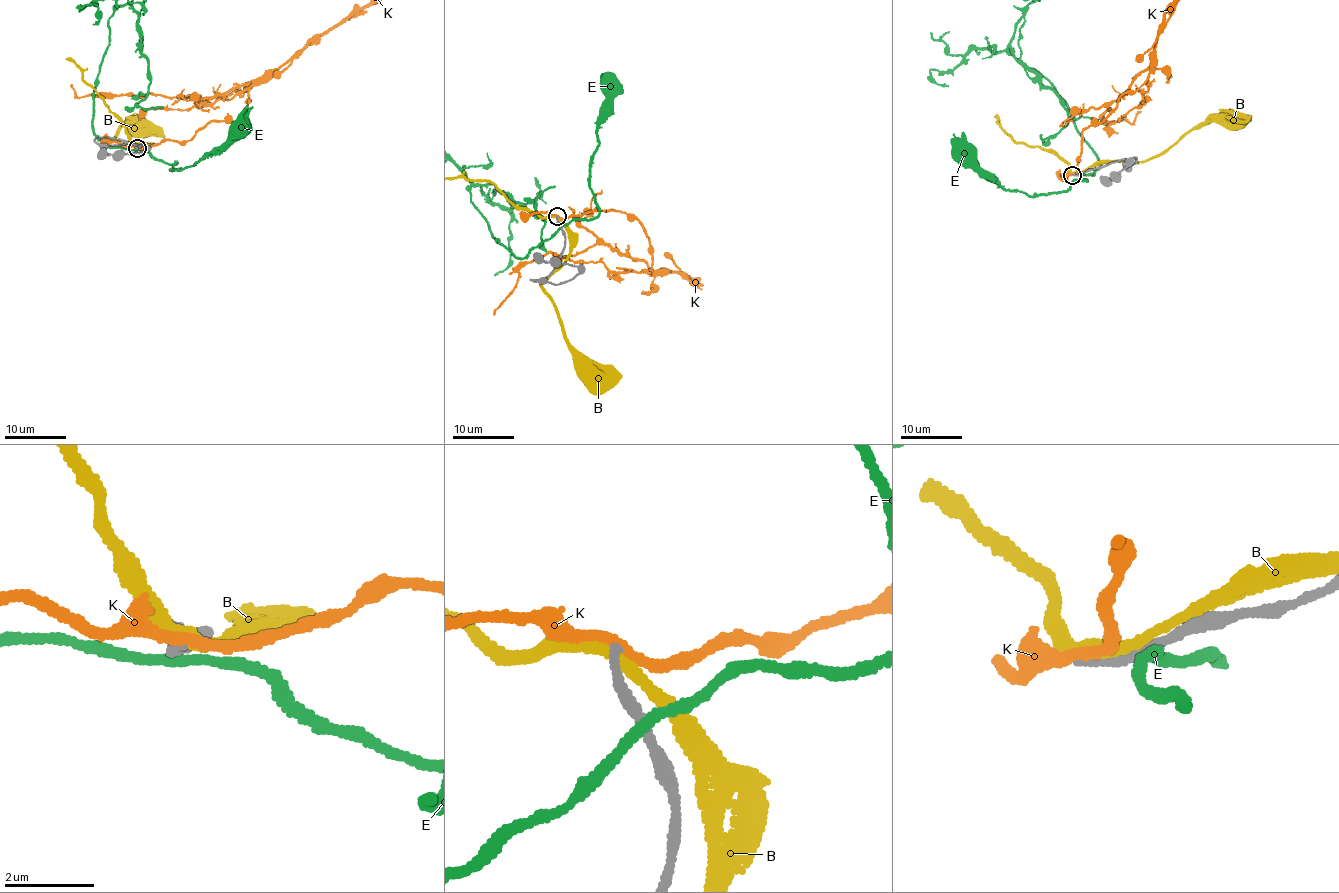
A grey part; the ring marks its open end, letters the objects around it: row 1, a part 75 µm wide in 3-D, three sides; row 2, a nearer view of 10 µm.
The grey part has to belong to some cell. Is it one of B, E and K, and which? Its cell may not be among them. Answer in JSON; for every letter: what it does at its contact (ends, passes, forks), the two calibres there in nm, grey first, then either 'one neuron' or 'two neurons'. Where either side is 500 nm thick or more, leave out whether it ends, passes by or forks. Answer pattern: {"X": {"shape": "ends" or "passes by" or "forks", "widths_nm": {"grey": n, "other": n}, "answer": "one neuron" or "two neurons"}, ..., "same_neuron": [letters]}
{"B": {"shape": "passes by", "widths_nm": {"grey": 240, "other": 320}, "answer": "two neurons"}, "E": {"shape": "passes by", "widths_nm": {"grey": 240, "other": 240}, "answer": "two neurons"}, "K": {"shape": "passes by", "widths_nm": {"grey": 200, "other": 240}, "answer": "two neurons"}, "same_neuron": []}

